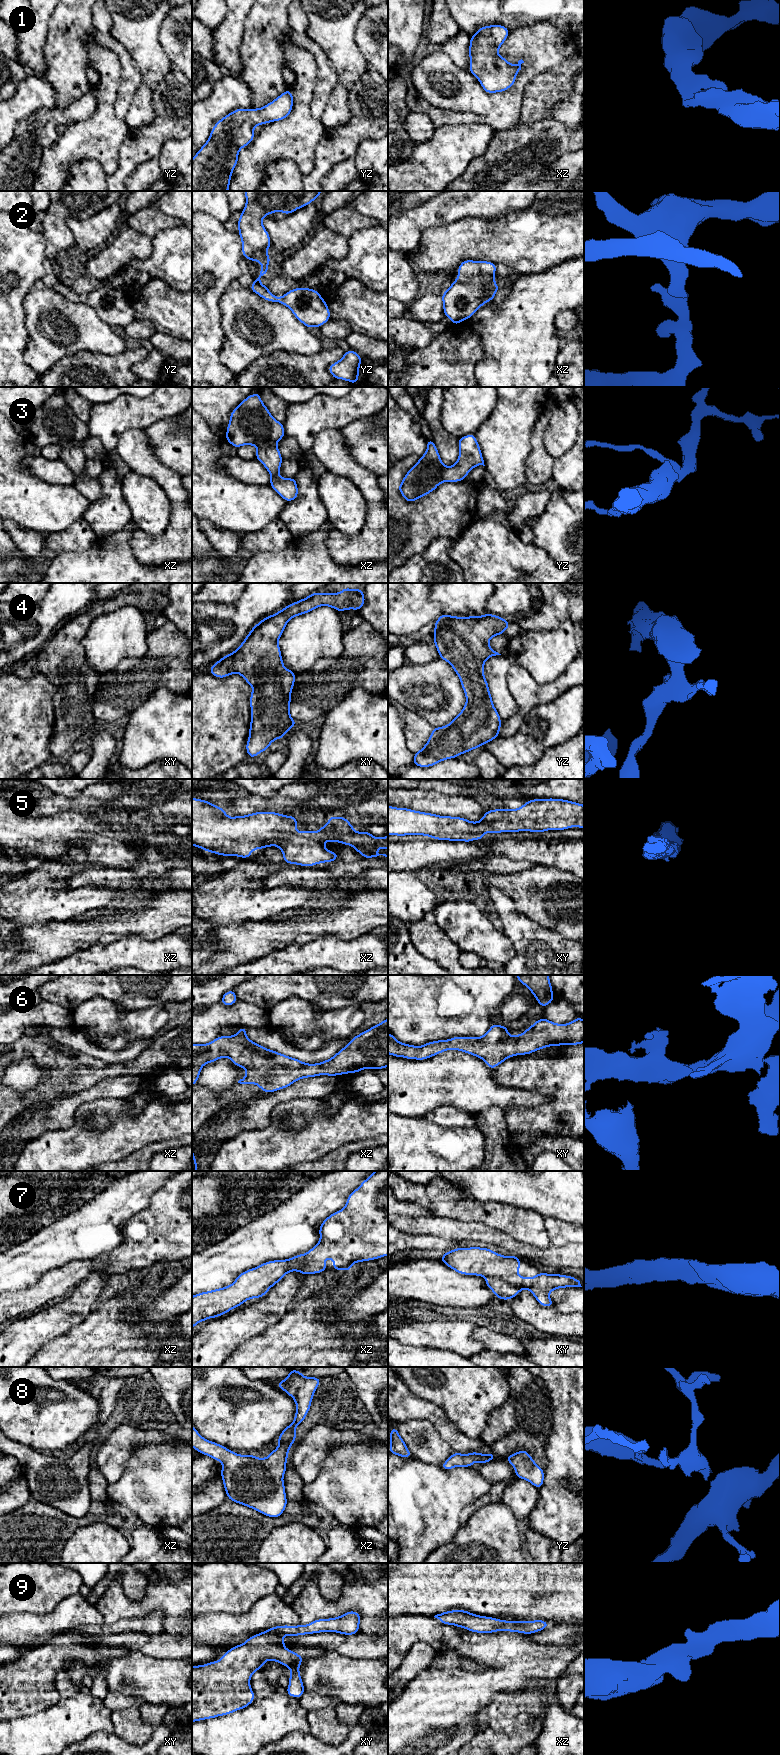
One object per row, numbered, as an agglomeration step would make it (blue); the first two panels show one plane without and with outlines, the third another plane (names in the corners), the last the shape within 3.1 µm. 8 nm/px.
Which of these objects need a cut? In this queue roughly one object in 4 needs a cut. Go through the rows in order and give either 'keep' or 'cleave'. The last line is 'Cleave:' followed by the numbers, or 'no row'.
1: keep
2: keep
3: keep
4: keep
5: keep
6: keep
7: keep
8: keep
9: keep
Cleave: no row

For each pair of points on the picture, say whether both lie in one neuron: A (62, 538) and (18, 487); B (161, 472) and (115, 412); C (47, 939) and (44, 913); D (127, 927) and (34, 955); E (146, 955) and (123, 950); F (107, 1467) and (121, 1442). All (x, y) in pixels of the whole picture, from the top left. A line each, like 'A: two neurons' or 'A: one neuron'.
A: two neurons
B: two neurons
C: two neurons
D: one neuron
E: one neuron
F: one neuron

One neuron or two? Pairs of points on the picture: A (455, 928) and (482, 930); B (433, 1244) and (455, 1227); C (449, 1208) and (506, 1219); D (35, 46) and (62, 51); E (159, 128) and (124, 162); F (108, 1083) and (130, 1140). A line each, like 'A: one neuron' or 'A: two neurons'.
A: one neuron
B: two neurons
C: one neuron
D: two neurons
E: one neuron
F: two neurons

